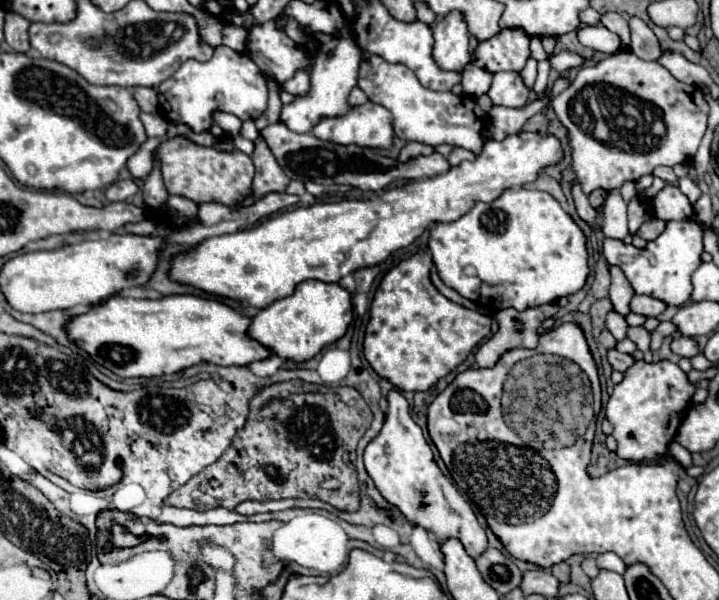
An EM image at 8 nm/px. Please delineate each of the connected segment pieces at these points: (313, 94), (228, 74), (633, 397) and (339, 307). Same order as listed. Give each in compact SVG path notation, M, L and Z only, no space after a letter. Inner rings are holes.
M351 37L341 39L331 55L319 51L315 55L315 65L313 65L313 71L311 71L311 89L305 95L295 97L293 103L283 105L281 121L287 127L293 127L293 131L309 133L321 119L347 115L351 111L347 97L349 97L351 89L357 85L359 63L361 63L361 49L355 45L355 41Z
M217 47L213 57L205 63L189 59L185 61L165 83L157 87L159 115L165 121L183 123L193 133L209 131L215 111L229 111L241 121L257 119L267 109L267 77L249 59L247 53L237 53L229 47Z
M635 361L633 367L623 373L623 381L615 385L605 407L607 419L613 423L613 437L617 441L615 455L633 463L661 459L667 453L669 443L675 439L677 427L681 425L695 391L697 385L693 385L687 373L675 363Z
M303 281L295 287L293 295L277 299L251 319L249 337L257 339L257 343L277 357L303 363L345 335L353 319L351 307L351 295L337 283Z

